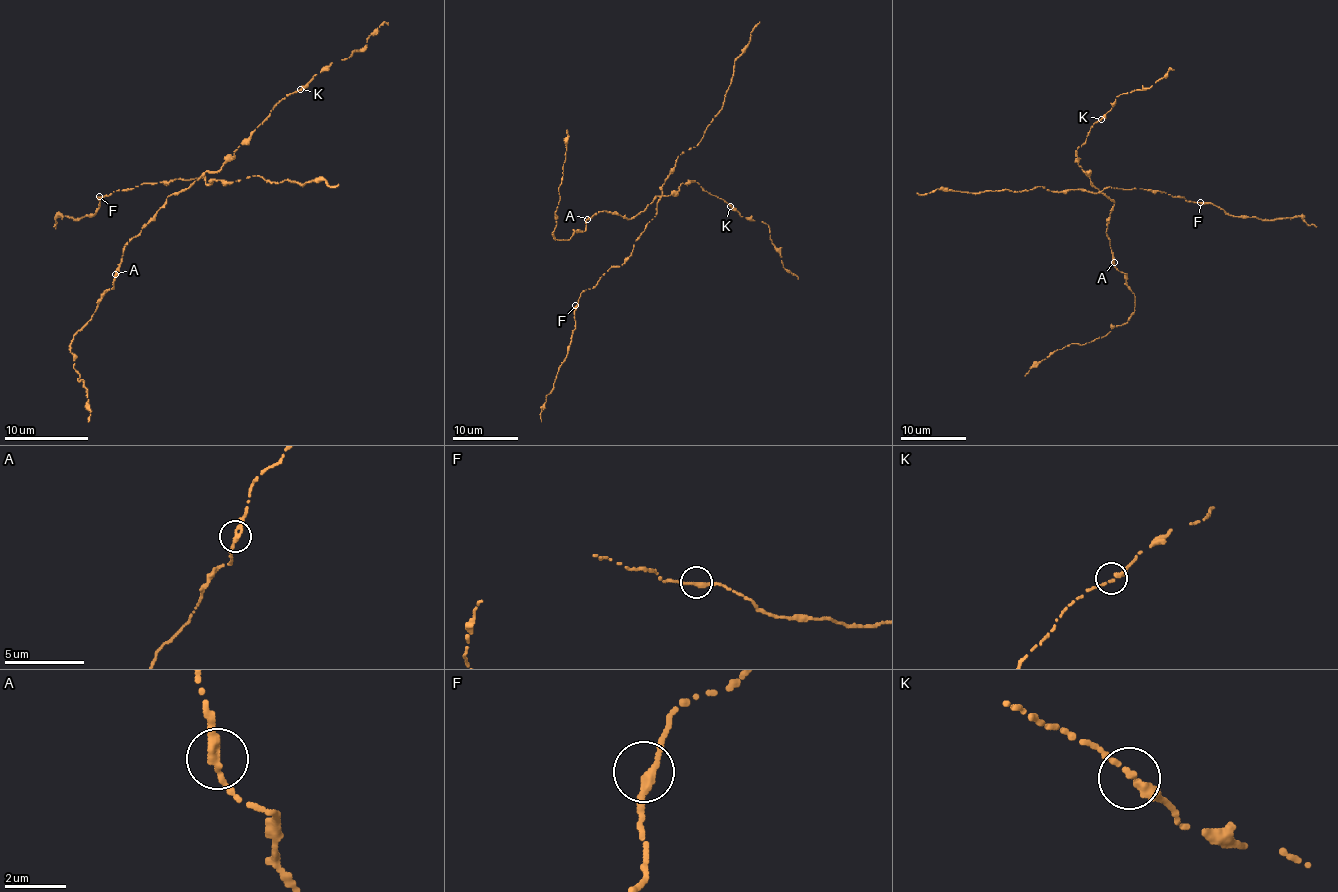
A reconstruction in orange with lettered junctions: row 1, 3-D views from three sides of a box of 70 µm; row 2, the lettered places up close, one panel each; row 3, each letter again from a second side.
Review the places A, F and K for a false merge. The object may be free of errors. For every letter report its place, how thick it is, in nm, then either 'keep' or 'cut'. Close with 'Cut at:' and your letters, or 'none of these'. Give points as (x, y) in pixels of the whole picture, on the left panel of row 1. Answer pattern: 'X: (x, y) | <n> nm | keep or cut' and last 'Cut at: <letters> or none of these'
A: (115, 274) | 240 nm | keep
F: (99, 196) | 240 nm | keep
K: (300, 89) | 240 nm | keep
Cut at: none of these

